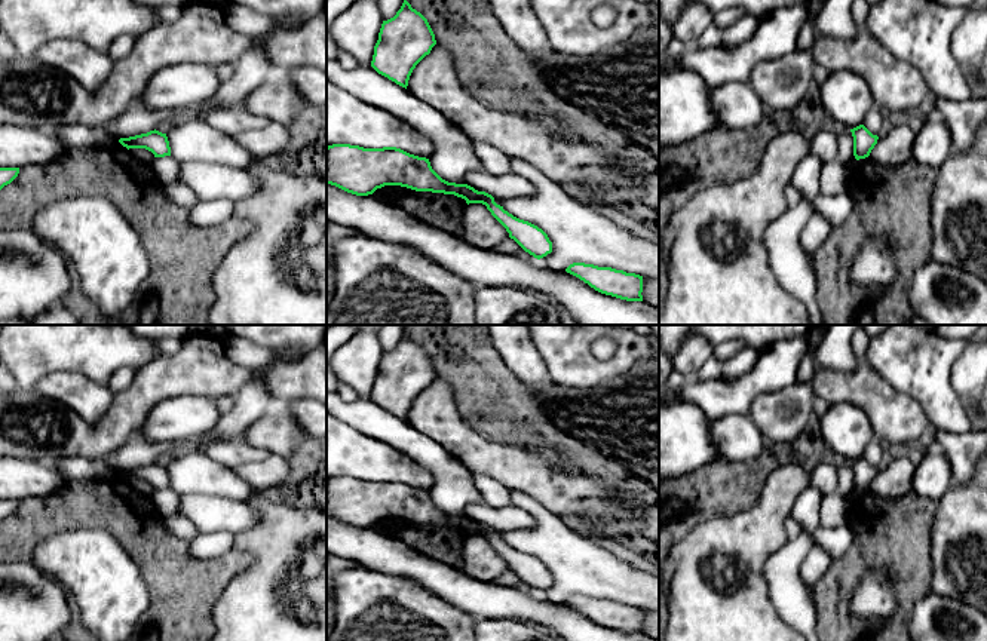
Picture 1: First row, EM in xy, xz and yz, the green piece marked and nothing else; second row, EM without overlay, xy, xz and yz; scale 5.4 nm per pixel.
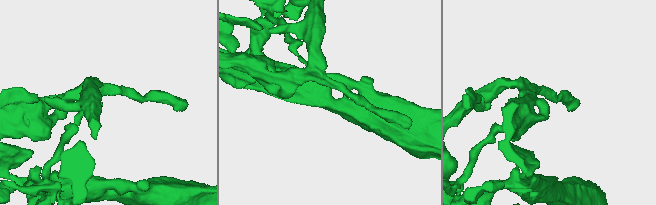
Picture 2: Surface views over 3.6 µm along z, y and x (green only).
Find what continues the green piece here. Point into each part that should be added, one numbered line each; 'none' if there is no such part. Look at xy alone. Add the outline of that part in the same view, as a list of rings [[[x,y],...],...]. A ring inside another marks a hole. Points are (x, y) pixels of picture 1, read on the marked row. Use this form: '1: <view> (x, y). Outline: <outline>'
1: xy (143, 155). Outline: [[[129,148],[129,151],[141,162],[150,163],[154,159],[154,154],[145,148]]]

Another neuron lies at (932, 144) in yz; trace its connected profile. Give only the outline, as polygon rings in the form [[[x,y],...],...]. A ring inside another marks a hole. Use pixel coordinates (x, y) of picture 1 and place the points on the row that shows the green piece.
[[[925,113],[925,123],[911,145],[911,160],[938,171],[951,151],[951,134],[945,122],[935,113]]]

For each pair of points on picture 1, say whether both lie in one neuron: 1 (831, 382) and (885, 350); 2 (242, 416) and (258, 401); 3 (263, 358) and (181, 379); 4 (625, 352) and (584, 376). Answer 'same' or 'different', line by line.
1: different
2: same
3: different
4: same

